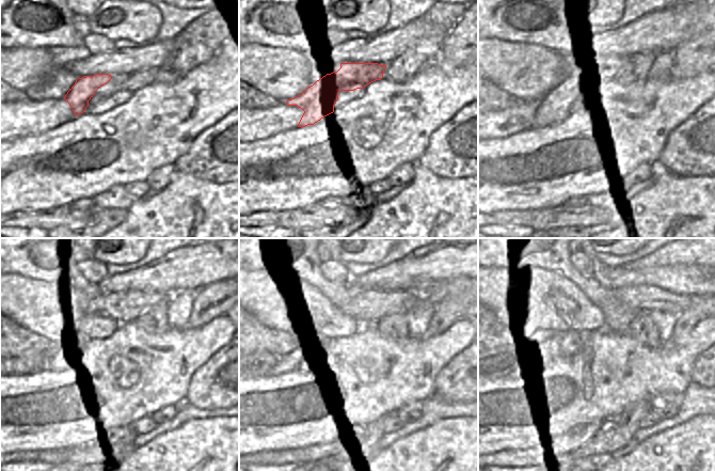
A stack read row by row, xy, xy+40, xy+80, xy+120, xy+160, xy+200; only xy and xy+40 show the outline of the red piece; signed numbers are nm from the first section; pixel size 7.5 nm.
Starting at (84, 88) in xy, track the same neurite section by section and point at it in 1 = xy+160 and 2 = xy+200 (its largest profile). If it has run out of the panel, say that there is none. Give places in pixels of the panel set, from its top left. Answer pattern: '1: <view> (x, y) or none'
1: xy+160 (367, 305)
2: xy+200 (642, 298)

